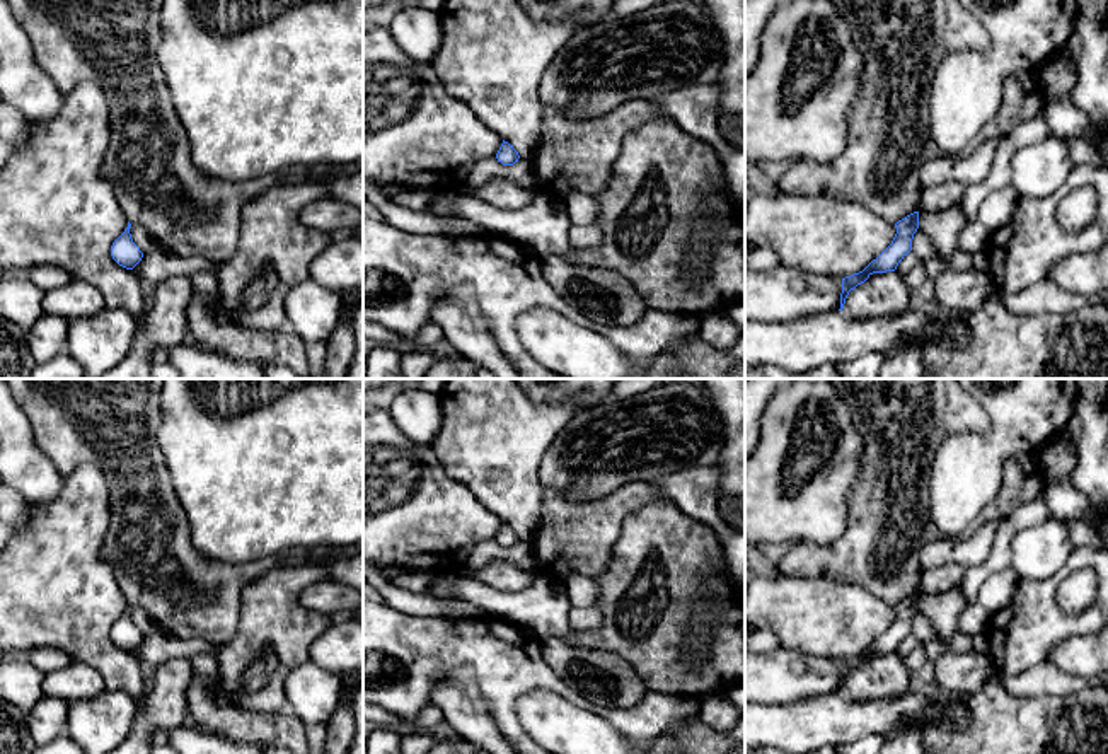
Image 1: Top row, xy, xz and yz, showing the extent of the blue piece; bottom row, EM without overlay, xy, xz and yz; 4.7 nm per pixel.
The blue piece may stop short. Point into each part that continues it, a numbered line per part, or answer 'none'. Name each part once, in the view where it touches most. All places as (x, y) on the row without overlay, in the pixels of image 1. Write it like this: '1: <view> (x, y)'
none

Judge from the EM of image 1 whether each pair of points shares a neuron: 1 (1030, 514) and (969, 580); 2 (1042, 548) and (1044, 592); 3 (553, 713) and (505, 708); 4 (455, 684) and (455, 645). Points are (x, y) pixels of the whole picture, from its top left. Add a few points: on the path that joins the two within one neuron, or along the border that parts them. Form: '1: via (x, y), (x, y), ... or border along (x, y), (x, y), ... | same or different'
1: via (1011, 527), (1003, 538), (1001, 551), (987, 565) | same
2: border along (1073, 551), (1052, 575), (1020, 579) | different
3: border along (551, 690), (517, 700), (530, 736) | different
4: border along (483, 696), (476, 674), (459, 666), (430, 698) | different

